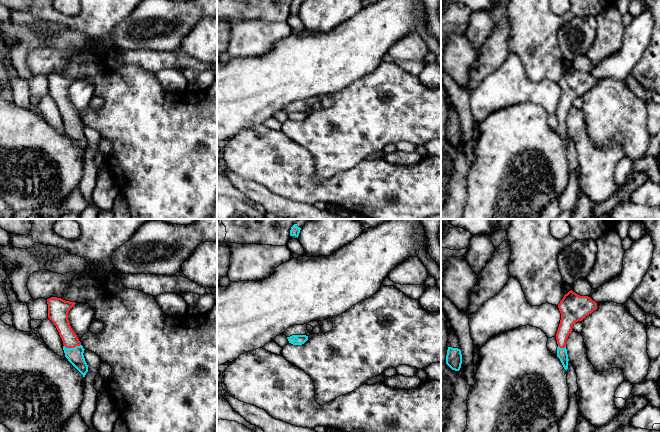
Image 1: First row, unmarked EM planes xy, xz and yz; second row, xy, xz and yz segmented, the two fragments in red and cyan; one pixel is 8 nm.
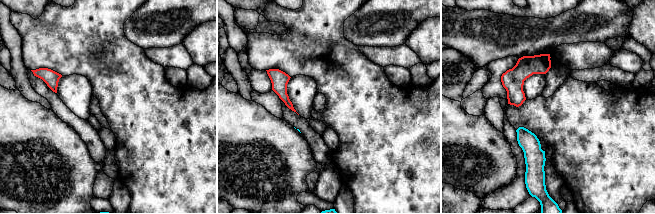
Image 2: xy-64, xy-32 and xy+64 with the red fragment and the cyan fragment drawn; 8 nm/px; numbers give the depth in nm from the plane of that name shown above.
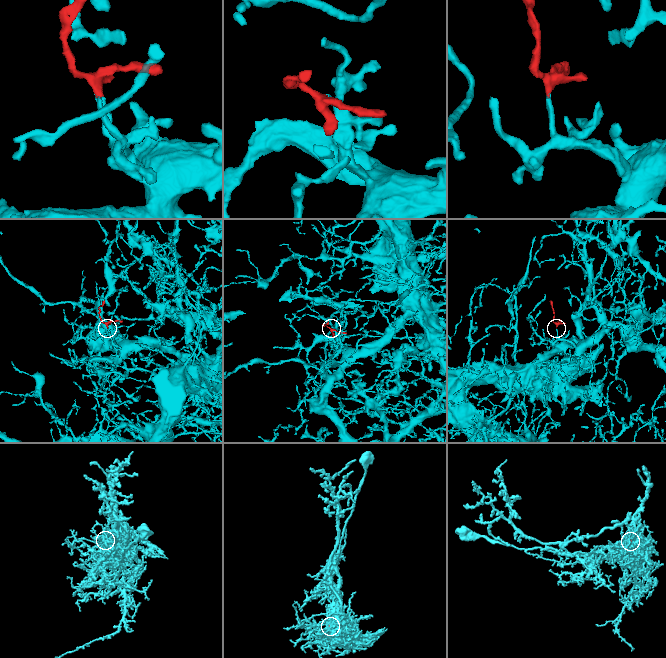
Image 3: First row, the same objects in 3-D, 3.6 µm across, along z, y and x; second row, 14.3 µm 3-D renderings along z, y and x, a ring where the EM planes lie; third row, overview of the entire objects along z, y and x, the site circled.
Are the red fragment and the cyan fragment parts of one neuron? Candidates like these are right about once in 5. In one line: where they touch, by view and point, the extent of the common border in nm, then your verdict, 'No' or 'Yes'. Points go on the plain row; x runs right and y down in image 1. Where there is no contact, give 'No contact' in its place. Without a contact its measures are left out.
Touches red at xy (72, 123). Shared border 140 nm. Yes

